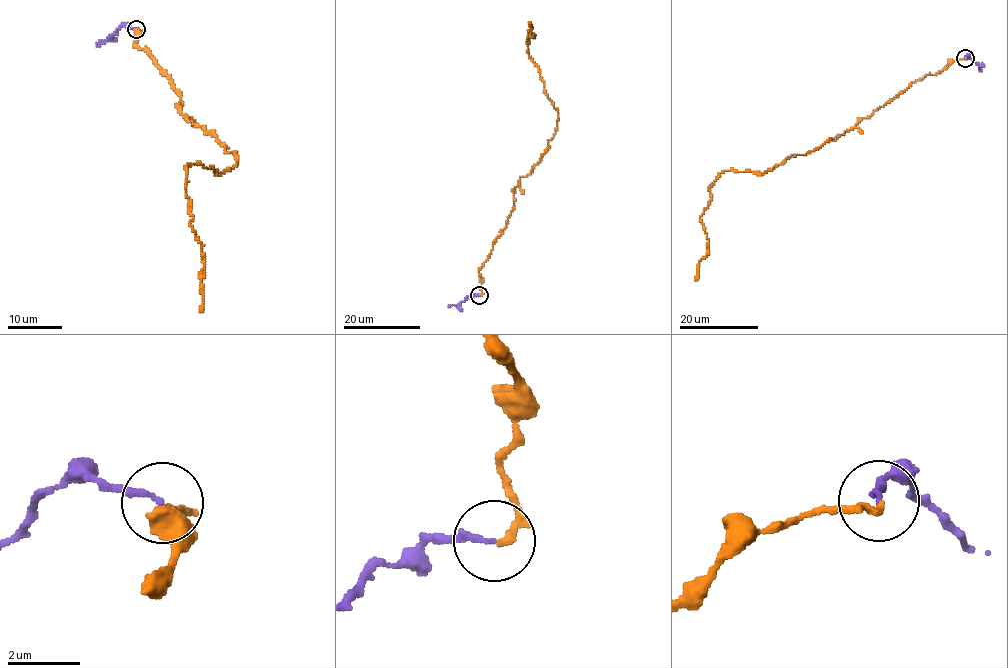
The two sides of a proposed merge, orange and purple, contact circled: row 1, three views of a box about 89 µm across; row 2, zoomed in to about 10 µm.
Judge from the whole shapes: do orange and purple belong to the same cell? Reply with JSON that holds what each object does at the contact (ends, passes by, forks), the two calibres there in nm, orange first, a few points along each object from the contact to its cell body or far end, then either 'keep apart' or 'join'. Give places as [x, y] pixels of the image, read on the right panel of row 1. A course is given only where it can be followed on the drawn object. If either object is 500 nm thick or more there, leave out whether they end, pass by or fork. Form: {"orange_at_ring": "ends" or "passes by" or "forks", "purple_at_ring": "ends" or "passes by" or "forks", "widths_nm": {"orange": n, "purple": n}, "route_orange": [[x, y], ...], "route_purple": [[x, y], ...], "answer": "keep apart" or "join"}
{"orange_at_ring": "ends", "purple_at_ring": "ends", "widths_nm": {"orange": 200, "purple": 150}, "route_orange": [[965, 58], [913, 81], [806, 154], [760, 174], [721, 172], [700, 217], [707, 254], [695, 280]], "route_purple": [[965, 58], [968, 55], [980, 65], [981, 71]], "answer": "join"}

